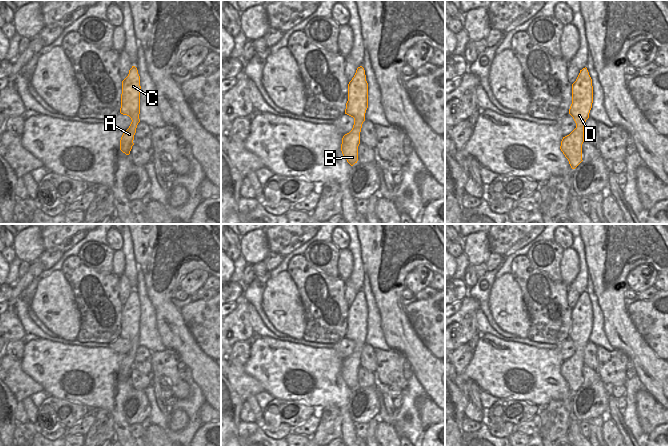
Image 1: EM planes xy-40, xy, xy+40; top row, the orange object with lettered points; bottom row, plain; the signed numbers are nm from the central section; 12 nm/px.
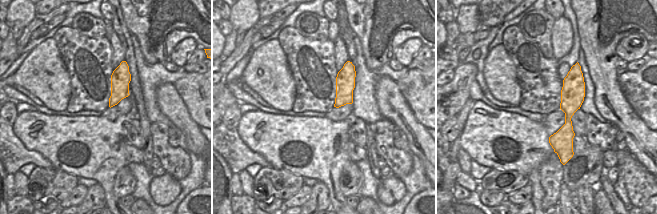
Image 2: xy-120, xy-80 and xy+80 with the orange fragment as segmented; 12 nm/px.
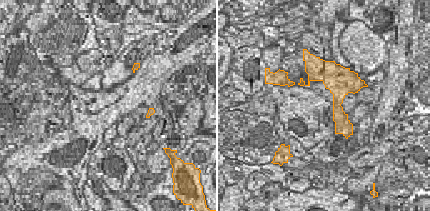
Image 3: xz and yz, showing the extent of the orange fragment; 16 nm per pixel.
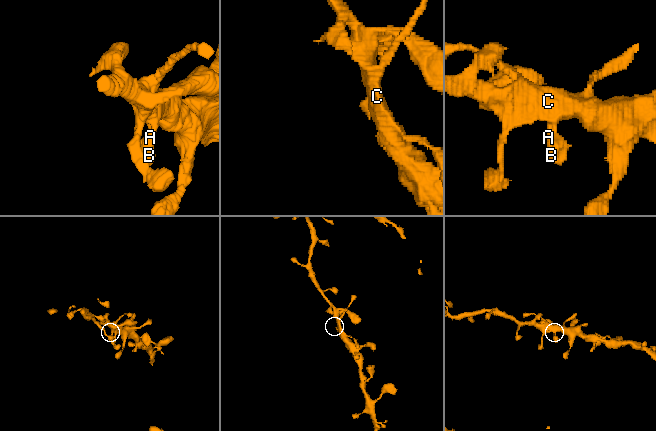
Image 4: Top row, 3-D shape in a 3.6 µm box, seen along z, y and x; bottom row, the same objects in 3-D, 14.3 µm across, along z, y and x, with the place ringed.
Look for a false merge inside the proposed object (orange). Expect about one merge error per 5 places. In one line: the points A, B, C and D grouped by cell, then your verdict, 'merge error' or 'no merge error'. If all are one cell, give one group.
A B C D; no merge error

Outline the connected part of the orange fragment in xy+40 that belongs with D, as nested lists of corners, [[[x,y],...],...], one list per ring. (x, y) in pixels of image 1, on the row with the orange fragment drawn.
[[[585,67],[580,70],[576,81],[572,84],[572,104],[569,114],[573,117],[576,128],[569,135],[563,137],[560,146],[572,169],[575,169],[583,161],[584,126],[589,118],[592,103],[592,79]]]

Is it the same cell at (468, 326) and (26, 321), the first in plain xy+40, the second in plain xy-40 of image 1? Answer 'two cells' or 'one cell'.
two cells

